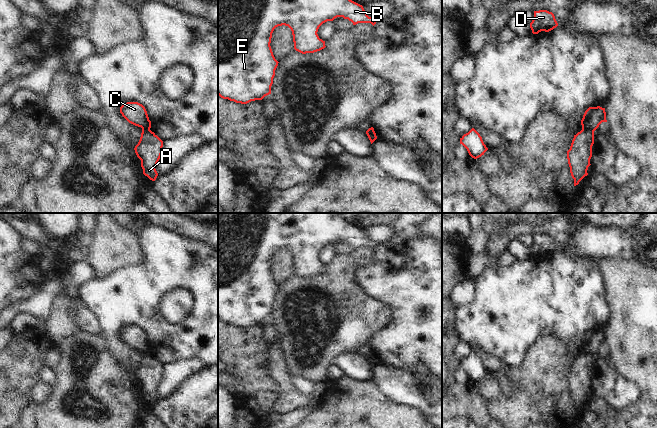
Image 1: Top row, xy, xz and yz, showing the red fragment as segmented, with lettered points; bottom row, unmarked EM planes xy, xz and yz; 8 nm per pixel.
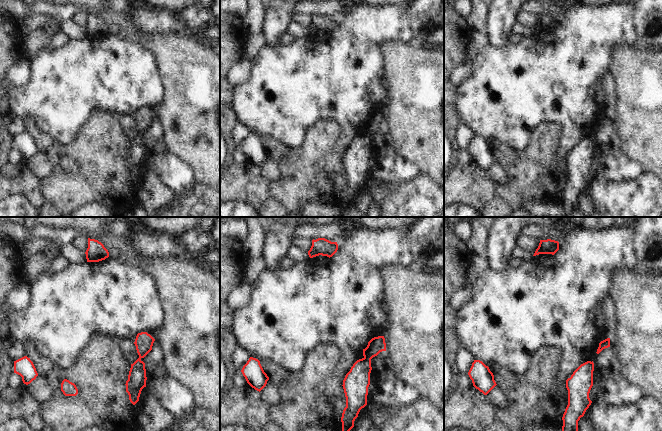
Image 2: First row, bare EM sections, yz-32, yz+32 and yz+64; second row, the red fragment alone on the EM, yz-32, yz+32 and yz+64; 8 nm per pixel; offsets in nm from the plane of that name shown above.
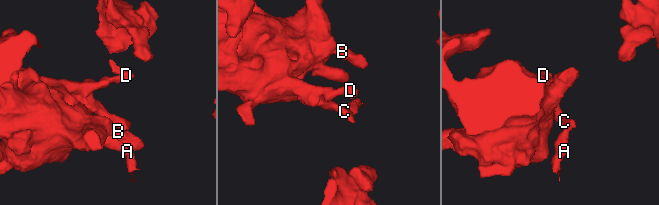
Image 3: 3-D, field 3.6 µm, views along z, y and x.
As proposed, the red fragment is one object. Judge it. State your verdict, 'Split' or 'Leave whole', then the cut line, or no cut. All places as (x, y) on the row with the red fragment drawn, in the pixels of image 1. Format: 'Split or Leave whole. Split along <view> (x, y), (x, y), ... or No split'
Split. Split along yz (582, 127), (593, 132)

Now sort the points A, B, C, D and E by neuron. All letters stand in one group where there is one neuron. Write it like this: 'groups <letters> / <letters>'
groups A / B C D E

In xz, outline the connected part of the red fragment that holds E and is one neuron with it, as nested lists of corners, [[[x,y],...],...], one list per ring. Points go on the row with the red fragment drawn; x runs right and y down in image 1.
[[[218,0],[218,95],[223,99],[228,99],[241,104],[247,104],[255,100],[262,100],[265,96],[271,94],[271,86],[273,84],[275,70],[279,63],[275,59],[270,46],[274,29],[282,25],[288,26],[292,31],[294,49],[302,54],[314,53],[326,47],[325,41],[320,39],[317,34],[319,27],[323,23],[333,21],[337,17],[348,19],[353,25],[358,23],[371,23],[374,26],[377,22],[375,18],[367,15],[362,5],[352,0]]]

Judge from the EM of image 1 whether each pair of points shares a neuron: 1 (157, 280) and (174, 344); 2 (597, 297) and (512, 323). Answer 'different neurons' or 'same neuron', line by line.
1: same neuron
2: same neuron

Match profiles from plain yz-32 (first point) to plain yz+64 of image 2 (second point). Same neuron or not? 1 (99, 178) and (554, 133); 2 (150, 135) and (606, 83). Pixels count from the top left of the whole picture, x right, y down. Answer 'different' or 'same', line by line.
1: same
2: different

